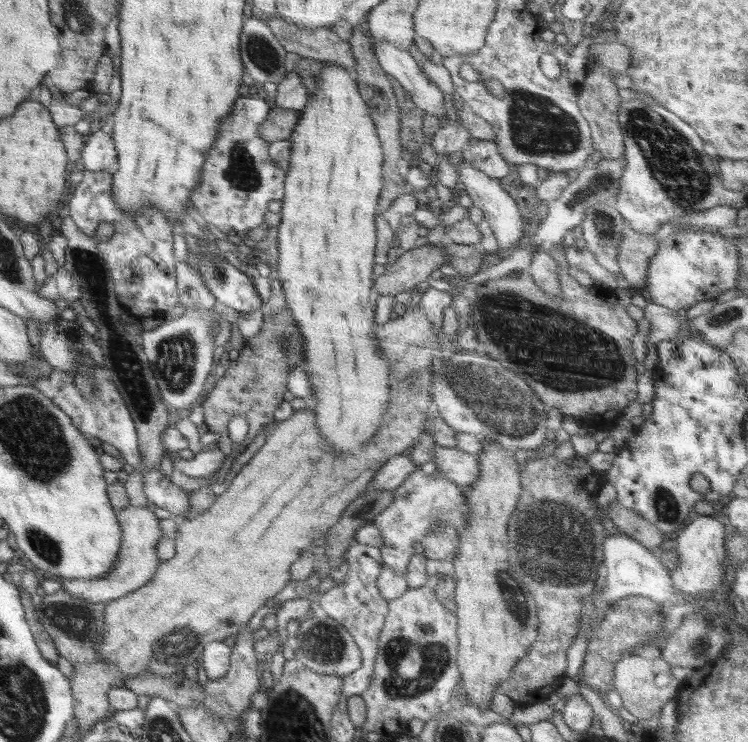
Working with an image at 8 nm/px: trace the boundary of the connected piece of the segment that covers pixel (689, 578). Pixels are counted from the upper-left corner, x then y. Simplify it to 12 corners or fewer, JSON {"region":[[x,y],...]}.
{"region":[[696,515],[677,538],[678,592],[728,591],[724,524]]}

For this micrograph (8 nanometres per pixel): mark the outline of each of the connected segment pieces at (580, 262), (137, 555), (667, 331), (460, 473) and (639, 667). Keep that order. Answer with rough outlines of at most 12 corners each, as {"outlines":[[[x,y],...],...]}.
{"outlines":[[[586,248],[565,250],[572,271],[582,270],[597,283],[617,288],[616,277]],[[147,506],[119,510],[114,569],[59,579],[62,591],[107,603],[145,586],[161,564],[160,520]],[[654,302],[643,311],[652,344],[676,338],[677,311]],[[437,446],[440,477],[466,491],[479,480],[476,456]],[[662,657],[615,664],[622,707],[658,719],[681,683]]]}

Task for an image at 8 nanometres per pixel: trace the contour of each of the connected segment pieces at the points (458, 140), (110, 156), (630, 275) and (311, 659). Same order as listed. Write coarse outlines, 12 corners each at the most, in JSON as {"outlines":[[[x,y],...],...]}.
{"outlines":[[[452,117],[434,134],[438,157],[458,157],[470,131]],[[89,134],[81,150],[85,170],[100,172],[117,162],[112,136]],[[629,226],[618,248],[620,272],[644,289],[659,239]],[[333,618],[300,620],[295,658],[345,677],[362,664],[352,635]]]}

